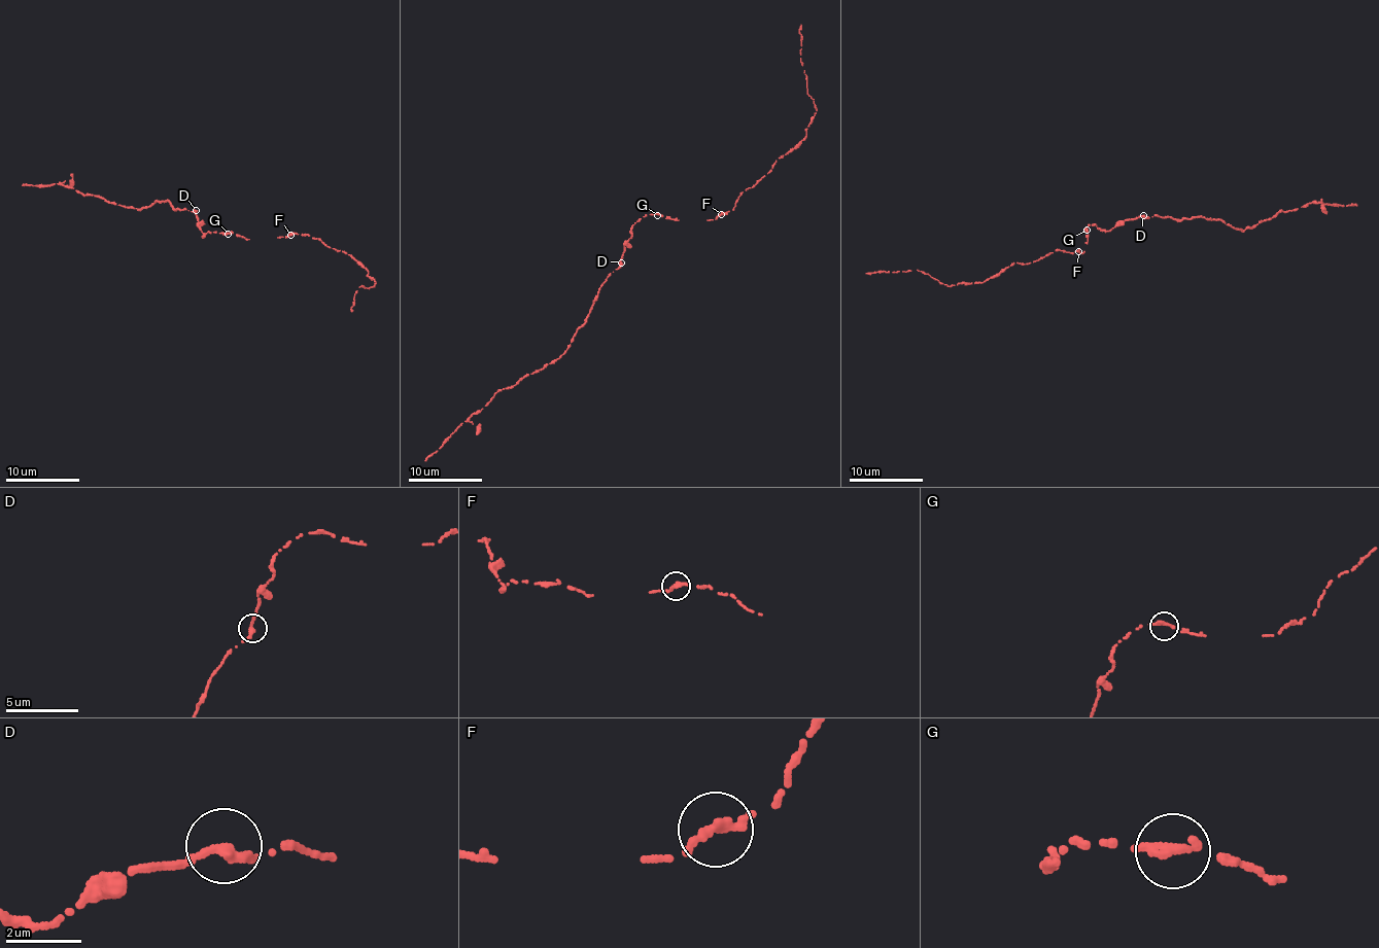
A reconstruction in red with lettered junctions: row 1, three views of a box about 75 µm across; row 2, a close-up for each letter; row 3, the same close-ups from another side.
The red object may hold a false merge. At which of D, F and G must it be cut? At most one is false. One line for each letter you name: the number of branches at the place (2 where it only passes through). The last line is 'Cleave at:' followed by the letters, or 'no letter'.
Cleave at: no letter

